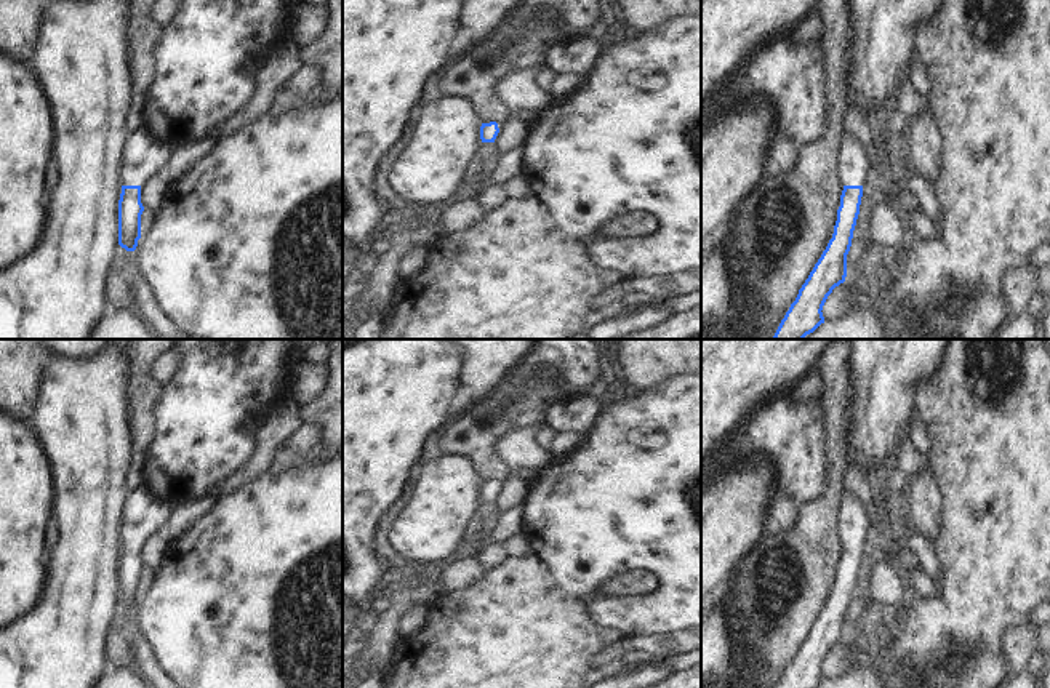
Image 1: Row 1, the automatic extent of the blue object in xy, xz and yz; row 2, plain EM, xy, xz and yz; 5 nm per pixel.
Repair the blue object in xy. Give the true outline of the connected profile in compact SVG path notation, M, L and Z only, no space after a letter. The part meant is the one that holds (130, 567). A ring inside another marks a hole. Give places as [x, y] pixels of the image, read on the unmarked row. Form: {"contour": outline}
{"contour": "M142 486L128 493L122 510L122 552L118 558L118 603L134 610L141 597L141 544L163 530L174 504L155 498Z"}

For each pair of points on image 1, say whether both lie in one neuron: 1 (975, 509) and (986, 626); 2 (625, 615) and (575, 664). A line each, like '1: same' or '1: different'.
1: same
2: different

